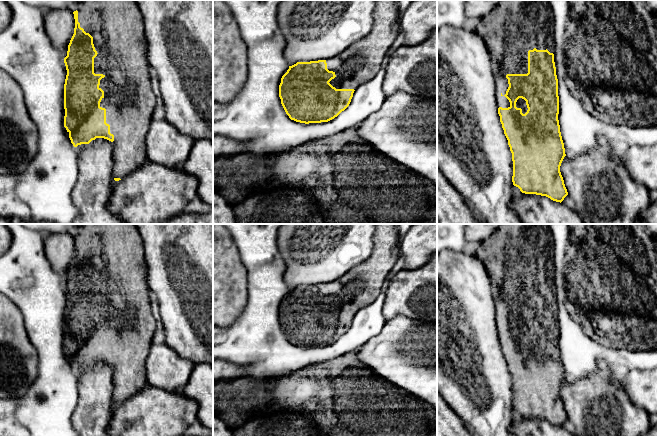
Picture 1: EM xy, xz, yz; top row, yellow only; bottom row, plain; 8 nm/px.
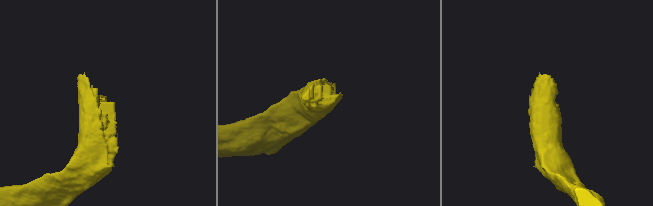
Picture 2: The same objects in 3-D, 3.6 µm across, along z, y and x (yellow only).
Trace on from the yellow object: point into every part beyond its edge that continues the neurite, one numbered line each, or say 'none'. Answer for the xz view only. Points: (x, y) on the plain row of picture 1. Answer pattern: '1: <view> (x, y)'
1: xz (360, 286)

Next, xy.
1: xy (116, 250)

